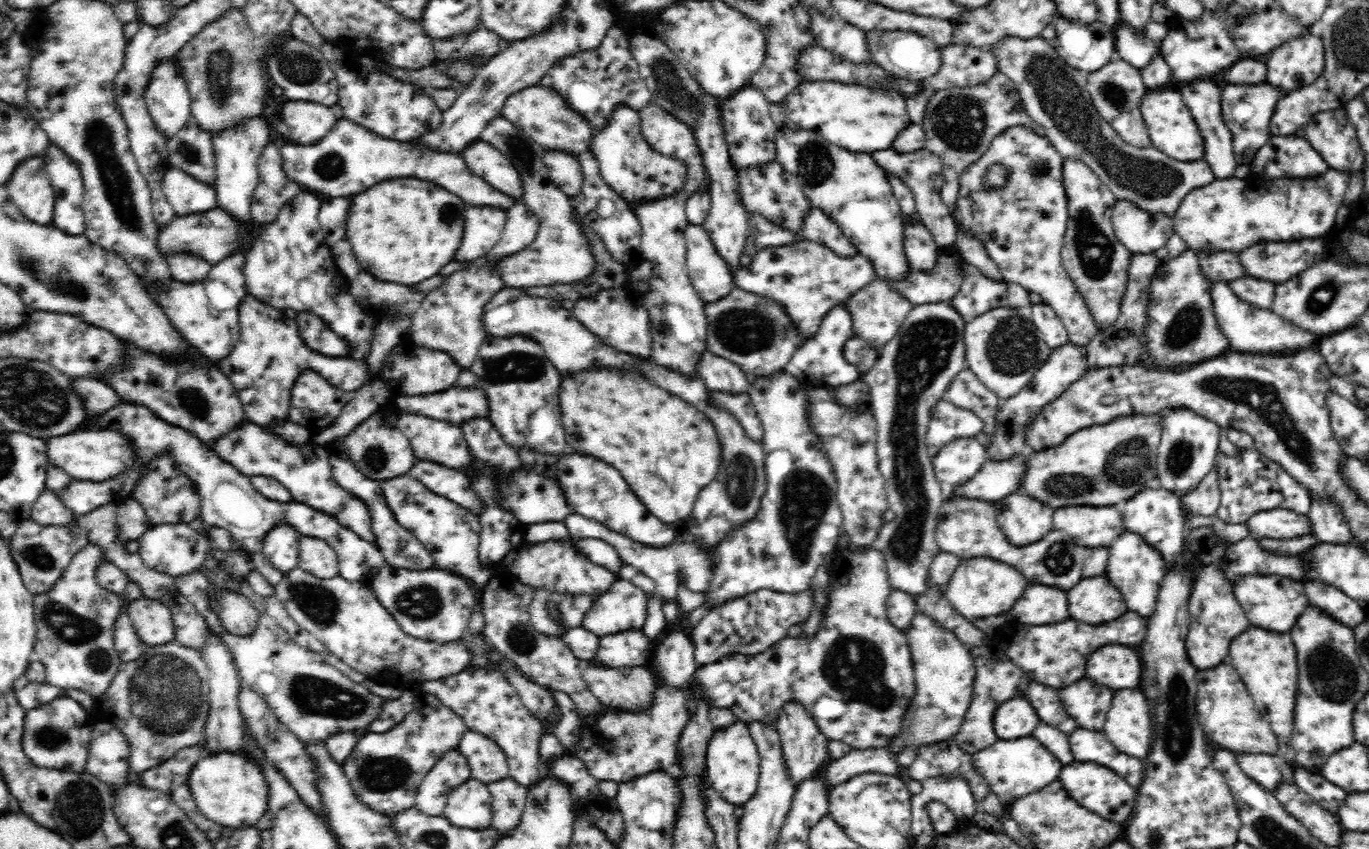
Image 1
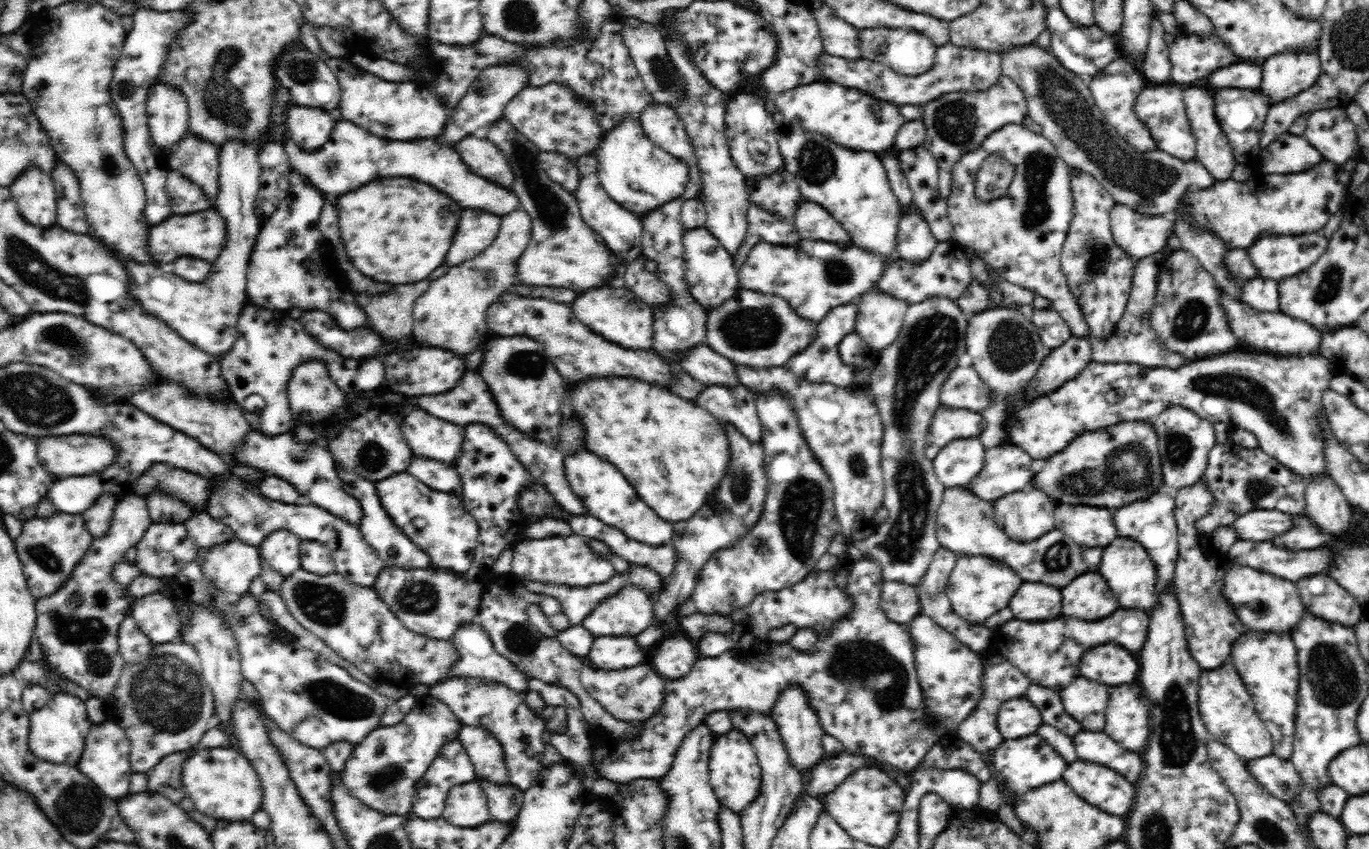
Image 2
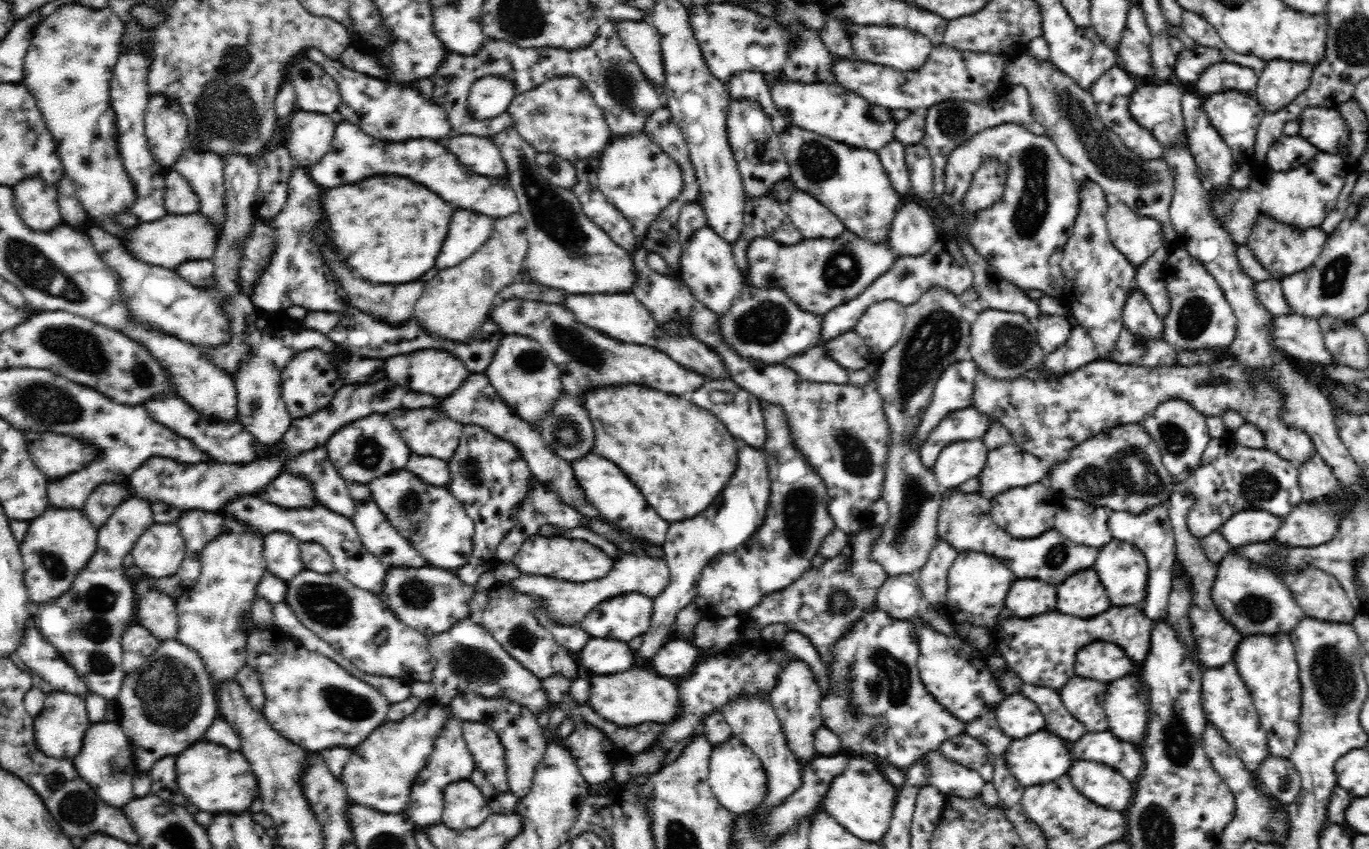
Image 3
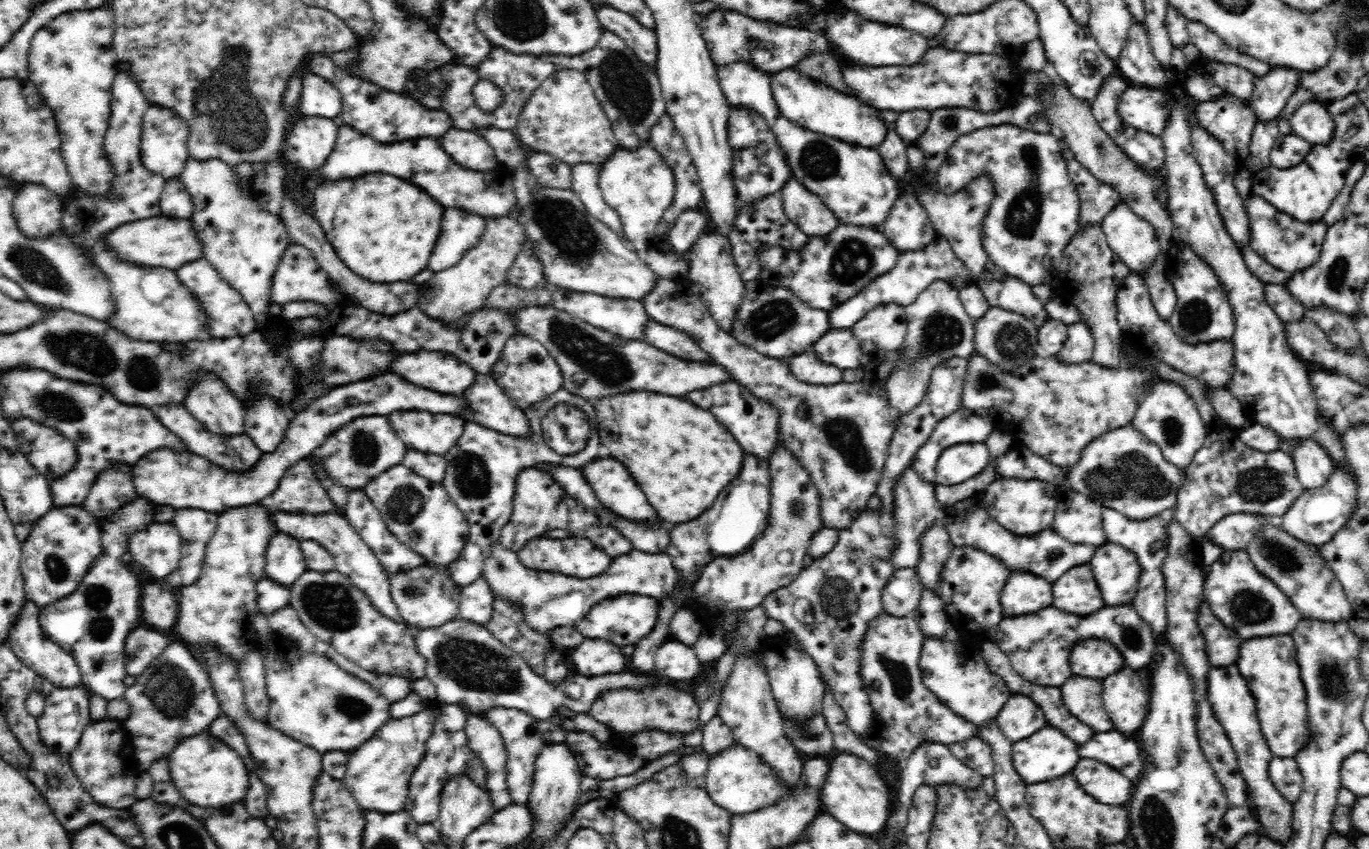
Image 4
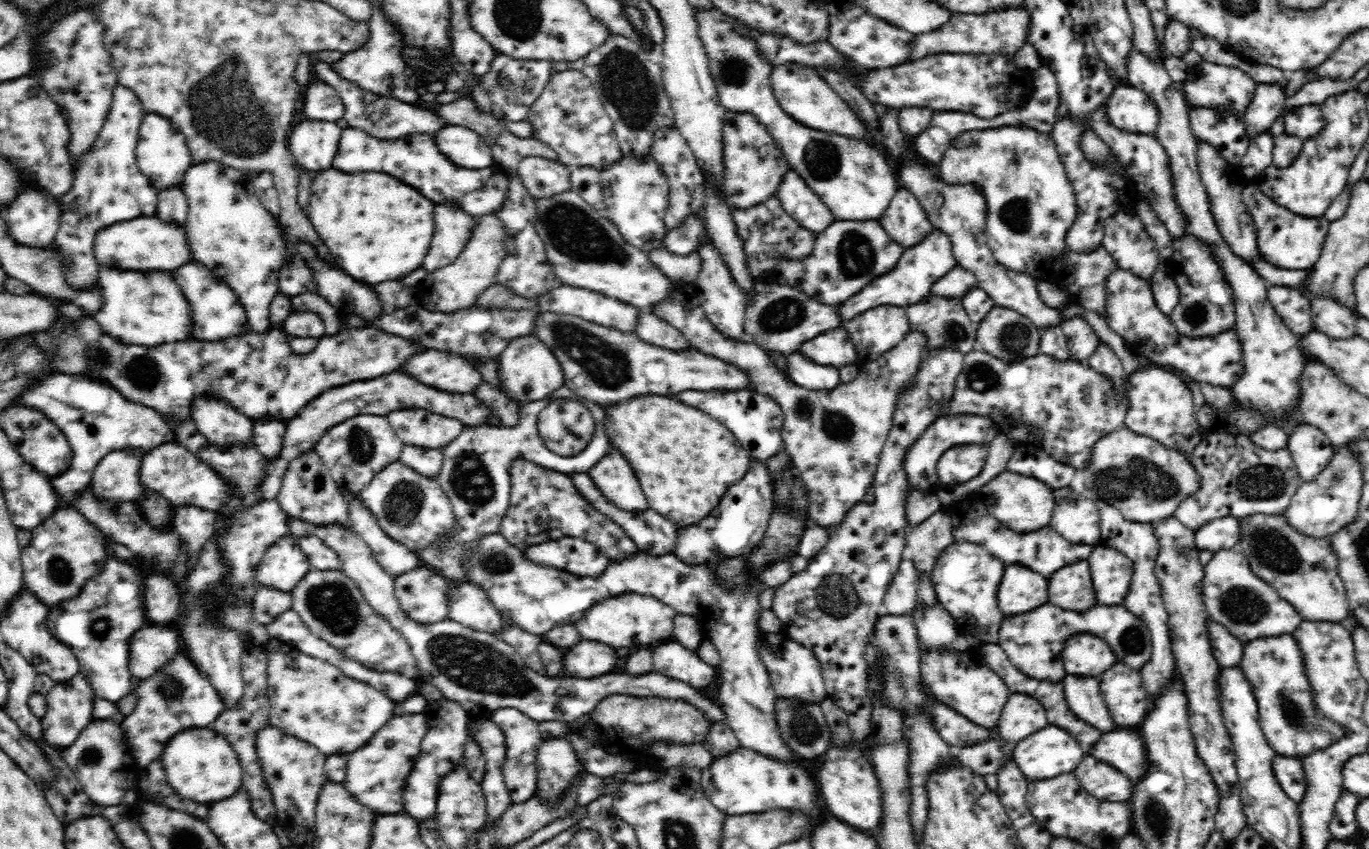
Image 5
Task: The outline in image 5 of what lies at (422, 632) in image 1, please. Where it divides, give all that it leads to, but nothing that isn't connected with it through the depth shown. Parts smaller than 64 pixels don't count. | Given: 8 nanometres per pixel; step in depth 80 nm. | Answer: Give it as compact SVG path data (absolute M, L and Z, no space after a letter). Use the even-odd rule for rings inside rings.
M418 566L394 580L402 611L418 624L436 624L450 619L450 580L438 570Z

